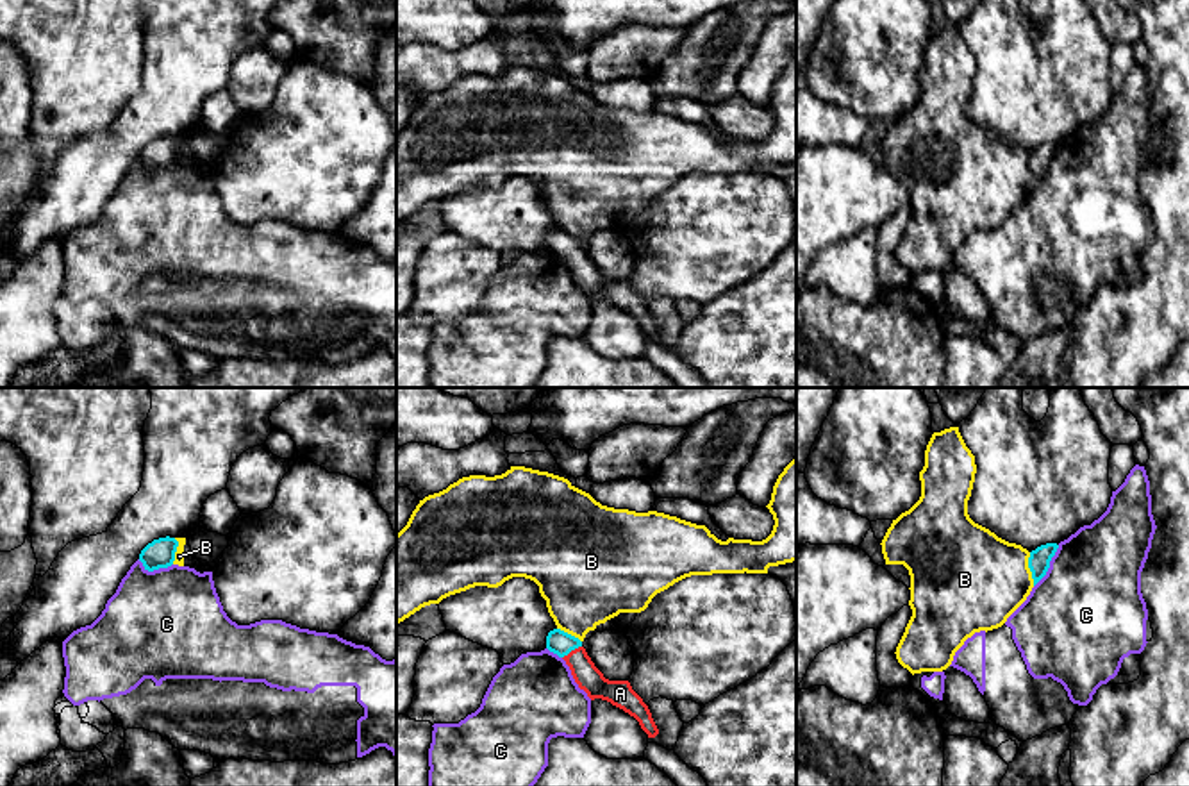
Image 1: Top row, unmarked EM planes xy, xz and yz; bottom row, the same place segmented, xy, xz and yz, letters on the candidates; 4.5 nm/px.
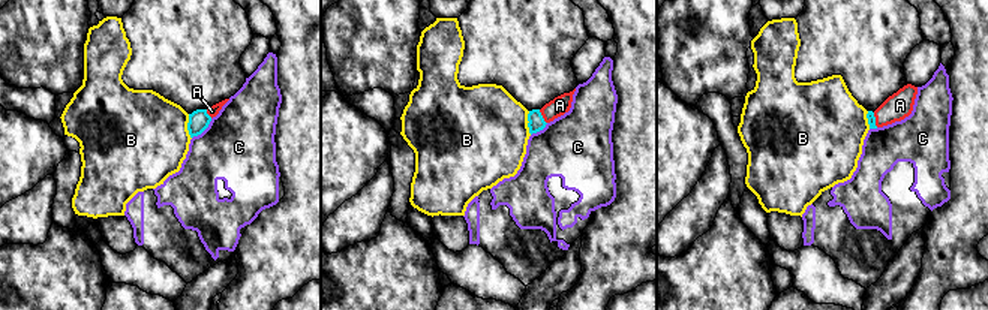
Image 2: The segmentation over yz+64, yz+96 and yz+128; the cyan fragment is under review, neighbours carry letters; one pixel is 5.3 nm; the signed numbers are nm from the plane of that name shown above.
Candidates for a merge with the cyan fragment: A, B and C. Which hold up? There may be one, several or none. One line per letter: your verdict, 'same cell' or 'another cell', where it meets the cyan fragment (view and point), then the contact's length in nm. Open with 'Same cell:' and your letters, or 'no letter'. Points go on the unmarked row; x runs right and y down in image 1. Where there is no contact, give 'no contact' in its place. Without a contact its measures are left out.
Same cell: A
A: same cell; meets cyan in xz at (572, 249); contact 110 nm long
B: another cell; meets cyan in yz at (1029, 167); contact 150 nm long
C: another cell; meets cyan in yz at (1048, 167); contact 220 nm long

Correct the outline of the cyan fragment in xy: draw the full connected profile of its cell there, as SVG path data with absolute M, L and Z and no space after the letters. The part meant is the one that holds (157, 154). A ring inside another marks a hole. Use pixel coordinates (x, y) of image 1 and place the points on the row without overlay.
M170 136L154 139L141 150L139 161L148 171L168 168L175 161L177 146L179 146L179 141Z

